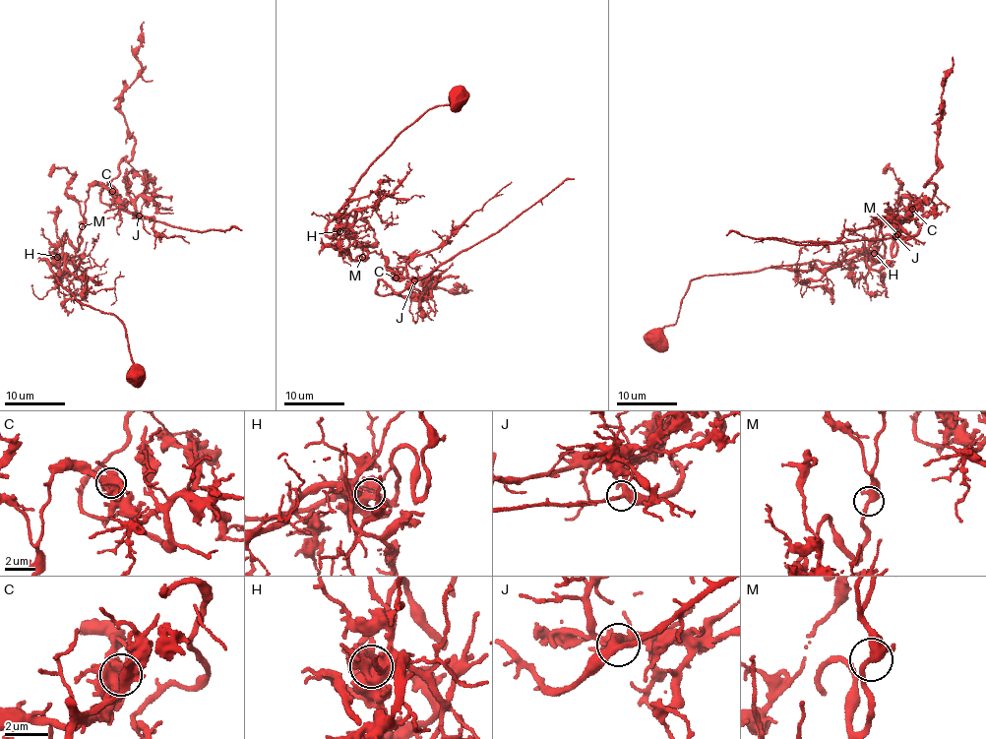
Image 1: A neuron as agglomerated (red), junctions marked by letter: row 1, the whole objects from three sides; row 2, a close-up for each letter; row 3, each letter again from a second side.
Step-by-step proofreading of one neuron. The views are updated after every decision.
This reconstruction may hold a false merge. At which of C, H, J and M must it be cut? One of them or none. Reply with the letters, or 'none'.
C

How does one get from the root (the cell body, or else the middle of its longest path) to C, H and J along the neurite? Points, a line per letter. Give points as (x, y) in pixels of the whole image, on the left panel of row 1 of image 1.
C: (84, 223), (88, 190), (100, 184), (112, 191)
H: (84, 223), (80, 231), (82, 244), (73, 260), (77, 269), (79, 267), (67, 257), (57, 257)
J: (84, 223), (88, 191), (96, 185), (109, 189), (124, 203), (134, 204), (139, 215)

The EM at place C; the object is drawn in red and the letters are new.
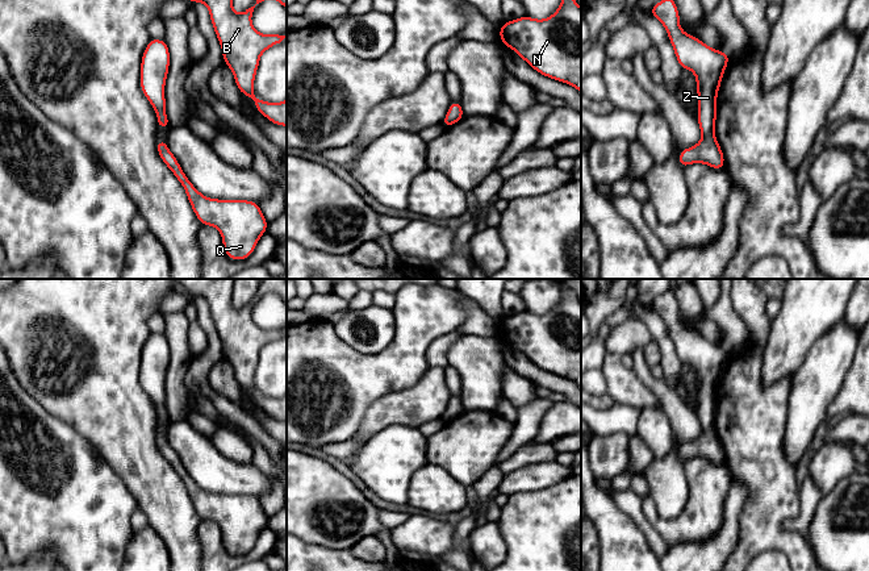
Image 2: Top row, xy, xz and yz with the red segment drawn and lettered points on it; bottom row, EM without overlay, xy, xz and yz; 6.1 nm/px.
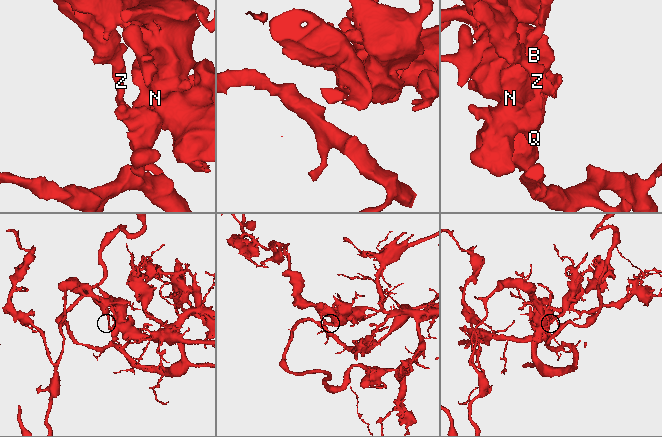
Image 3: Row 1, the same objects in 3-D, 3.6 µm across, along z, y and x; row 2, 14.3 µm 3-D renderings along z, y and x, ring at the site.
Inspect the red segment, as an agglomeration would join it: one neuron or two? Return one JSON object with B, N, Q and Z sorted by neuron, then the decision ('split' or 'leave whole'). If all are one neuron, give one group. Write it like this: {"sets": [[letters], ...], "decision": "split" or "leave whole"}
{"sets": [["B", "N", "Q"], ["Z"]], "decision": "split"}

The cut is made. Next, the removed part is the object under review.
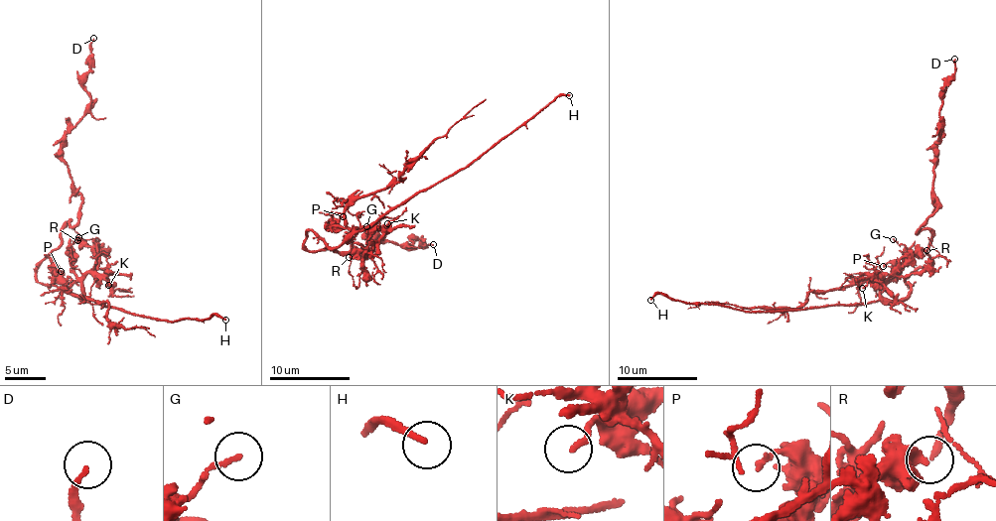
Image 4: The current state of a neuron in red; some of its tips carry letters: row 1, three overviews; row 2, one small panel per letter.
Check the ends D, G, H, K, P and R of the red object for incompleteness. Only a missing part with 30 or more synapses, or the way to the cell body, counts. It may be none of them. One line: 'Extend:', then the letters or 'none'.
Extend: H

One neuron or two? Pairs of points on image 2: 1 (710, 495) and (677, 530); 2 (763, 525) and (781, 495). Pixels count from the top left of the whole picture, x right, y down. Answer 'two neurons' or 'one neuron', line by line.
1: one neuron
2: one neuron

